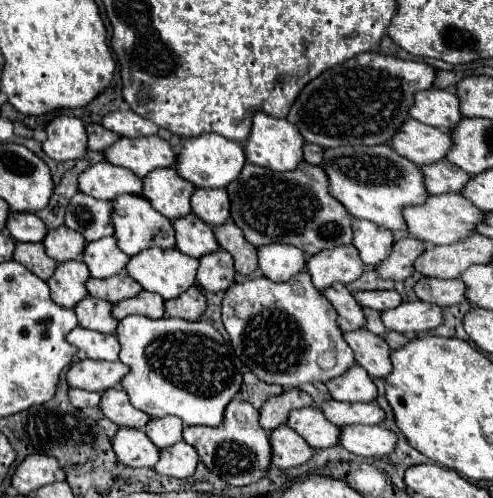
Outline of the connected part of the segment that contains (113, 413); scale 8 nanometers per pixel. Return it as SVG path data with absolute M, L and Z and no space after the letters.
M110 388L102 394L100 410L118 426L122 428L144 428L150 416L132 408L128 394L122 388Z

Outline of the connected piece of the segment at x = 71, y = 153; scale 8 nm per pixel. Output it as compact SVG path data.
M56 116L48 126L48 140L42 144L52 160L80 160L88 152L86 124L74 116Z

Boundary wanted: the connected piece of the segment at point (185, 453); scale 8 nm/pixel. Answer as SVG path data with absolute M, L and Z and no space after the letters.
M178 442L170 448L160 450L160 460L154 466L154 470L170 478L190 478L196 472L198 462L198 452L190 444Z

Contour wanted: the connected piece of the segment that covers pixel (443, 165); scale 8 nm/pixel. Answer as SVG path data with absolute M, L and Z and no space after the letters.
M440 160L430 166L422 166L422 172L424 172L428 194L462 192L464 184L470 180L468 172L464 172L462 168L456 168L446 160Z

